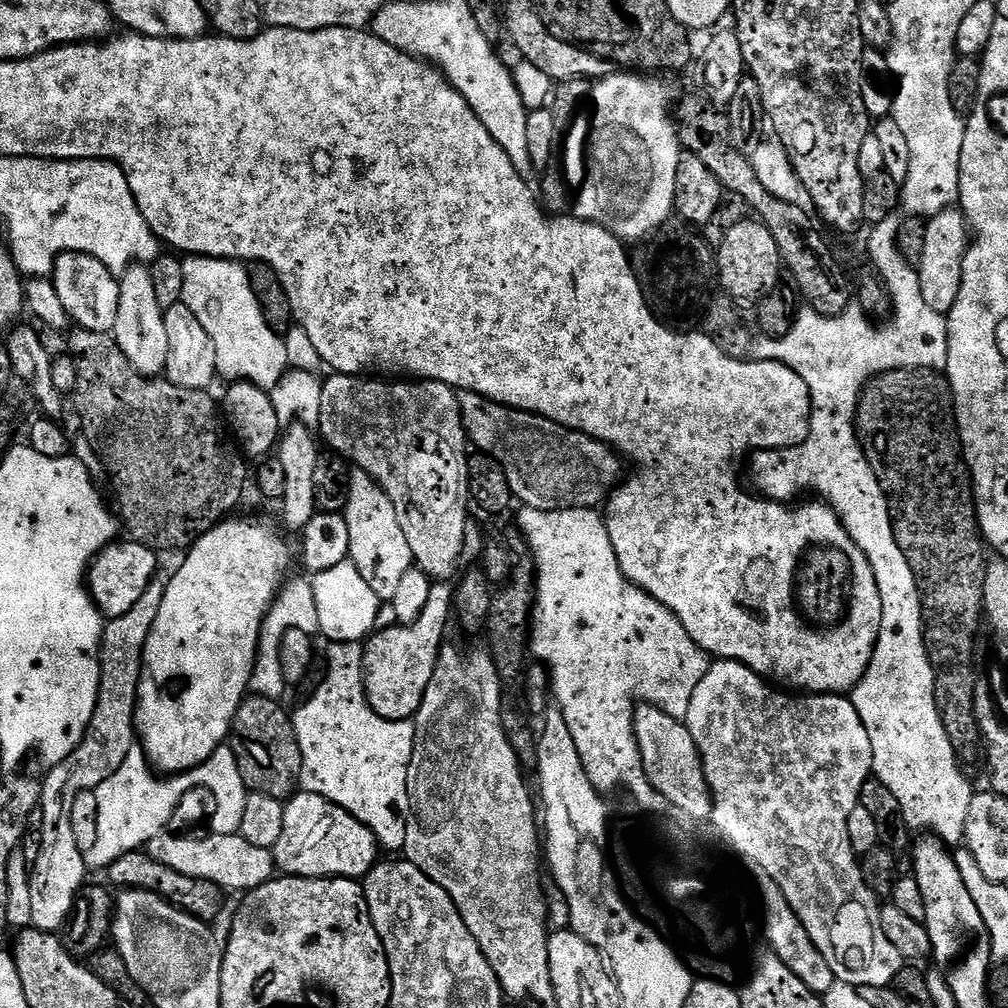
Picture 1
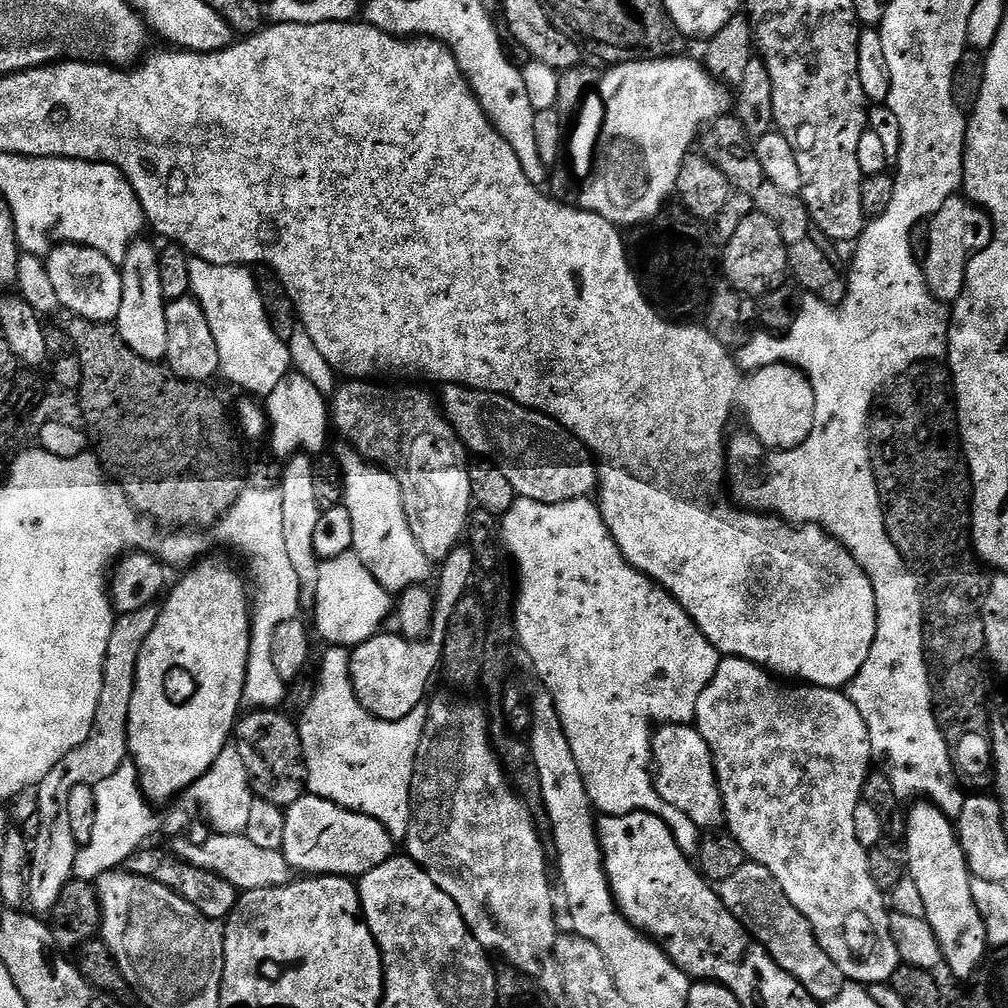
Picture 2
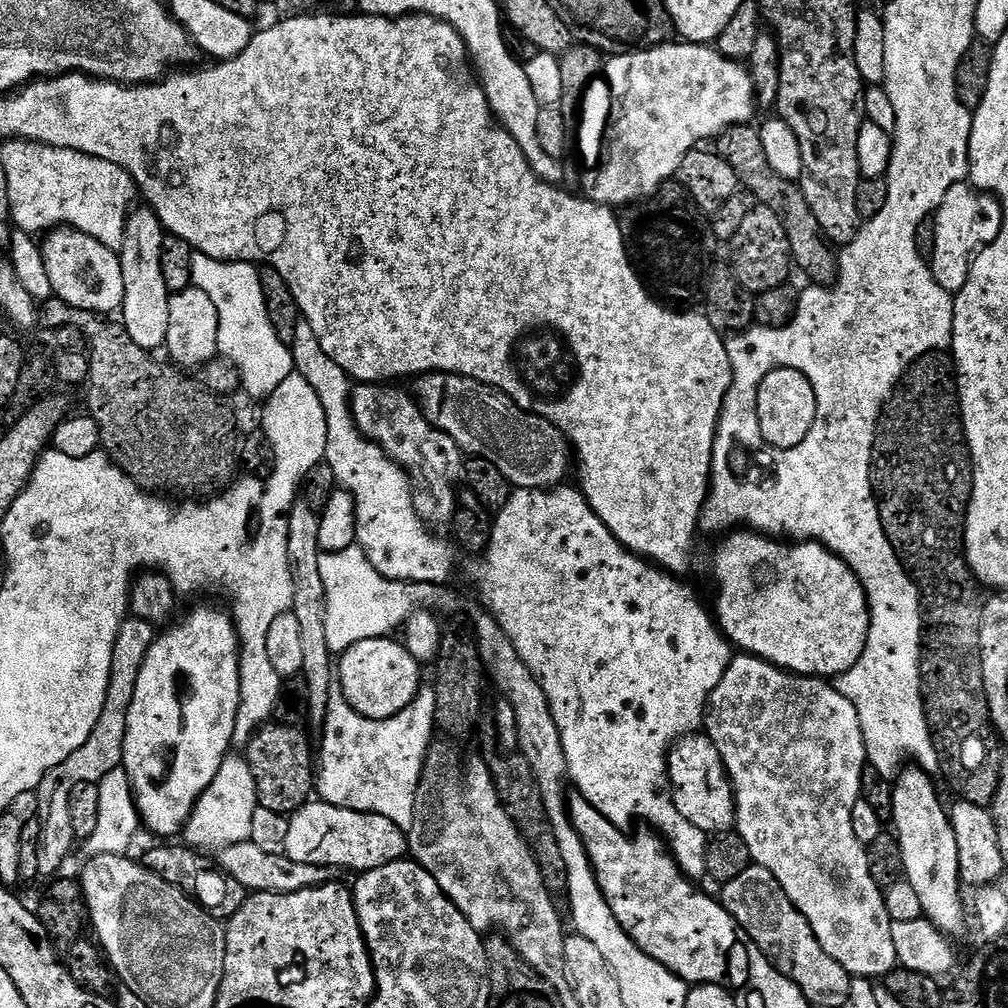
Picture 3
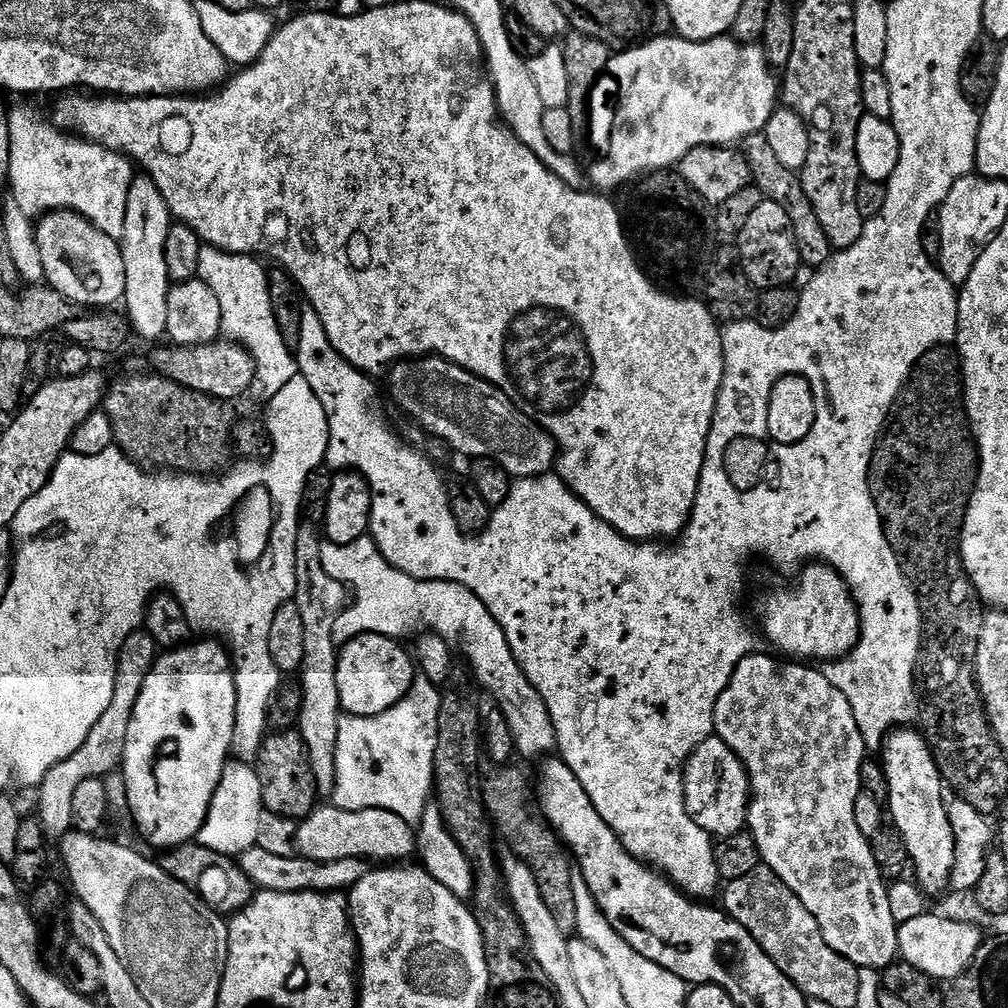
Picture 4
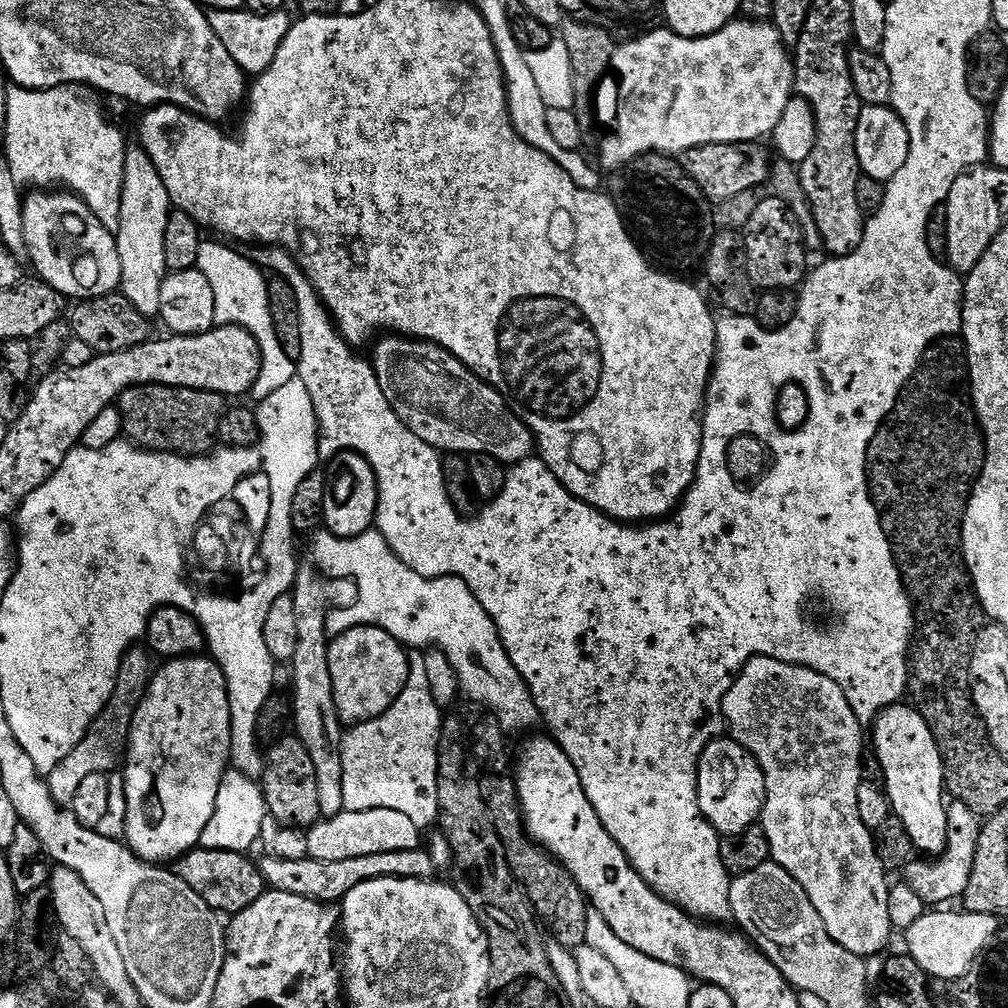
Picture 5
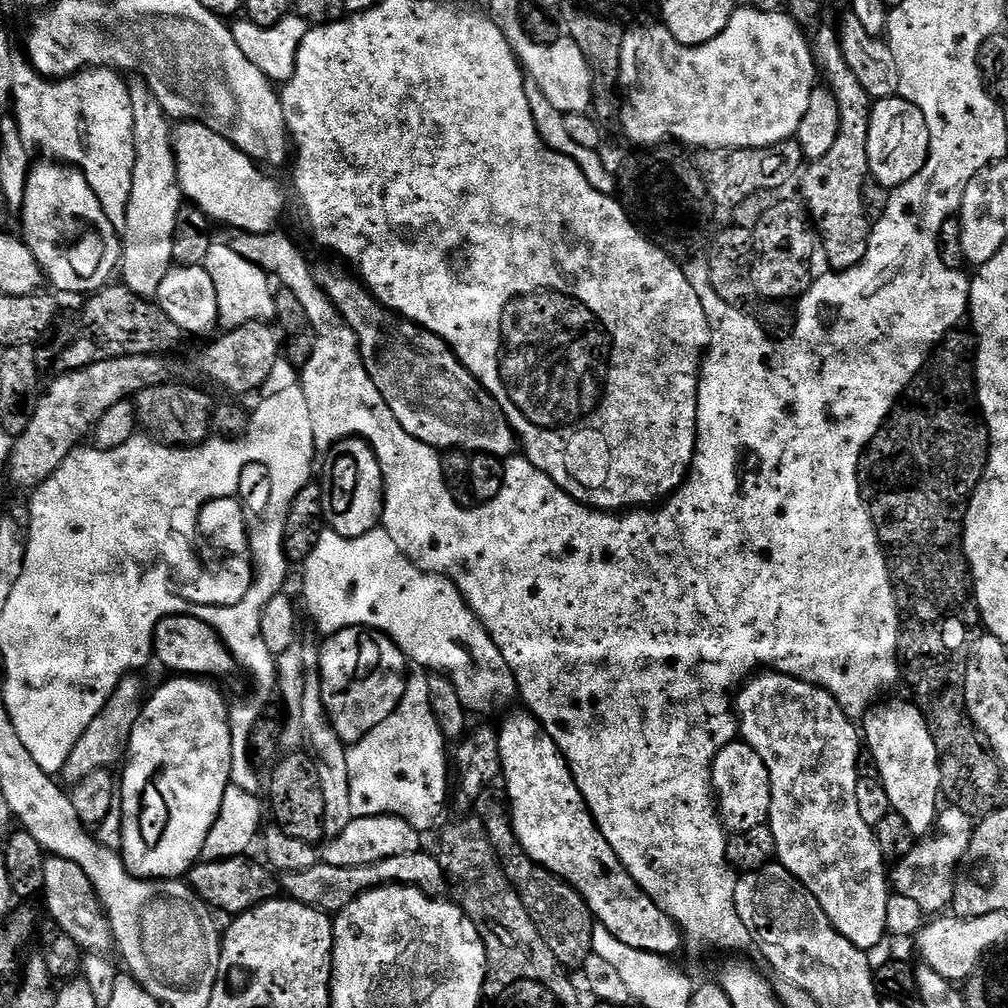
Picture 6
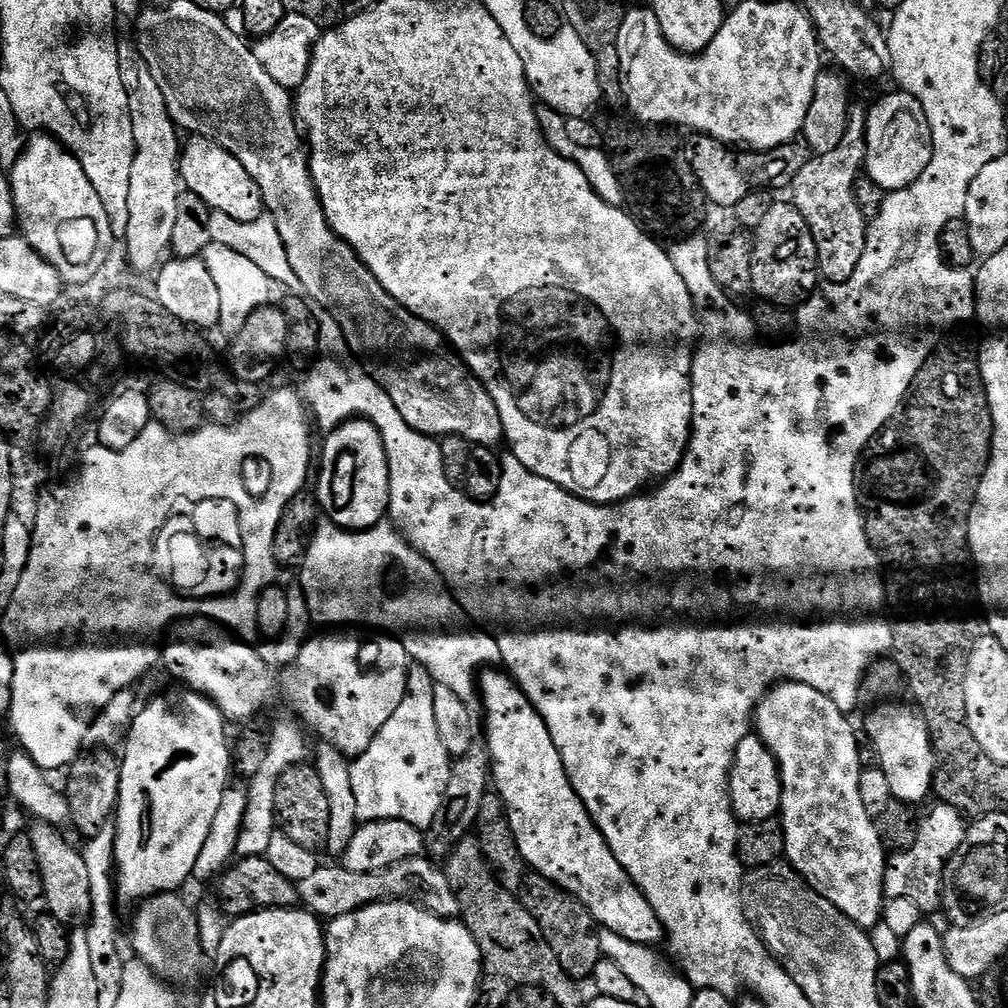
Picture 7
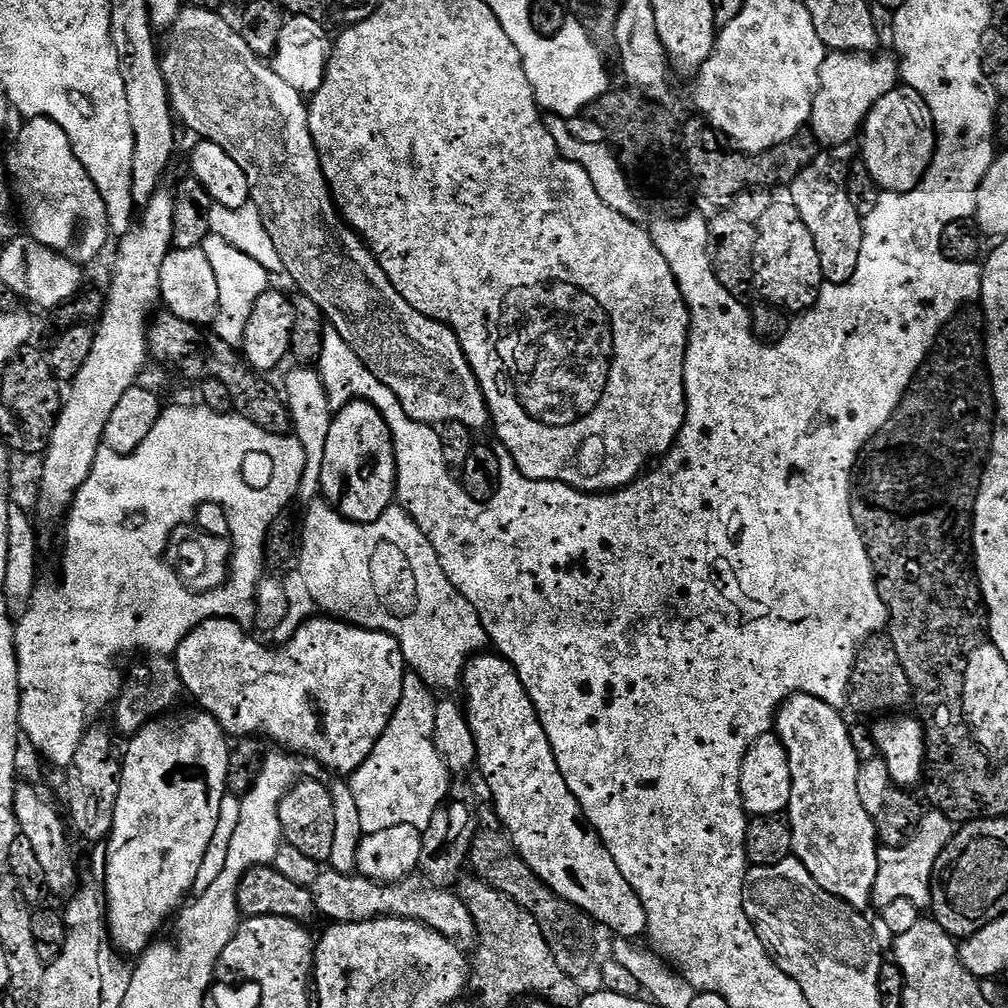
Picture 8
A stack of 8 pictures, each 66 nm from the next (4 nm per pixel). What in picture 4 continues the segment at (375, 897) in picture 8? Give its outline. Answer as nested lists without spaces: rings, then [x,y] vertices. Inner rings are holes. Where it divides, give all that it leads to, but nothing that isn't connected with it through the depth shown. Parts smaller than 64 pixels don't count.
[[[258,847],[242,853],[238,863],[253,886],[266,892],[344,892],[353,888],[370,871],[369,861],[358,858],[342,858],[334,862],[307,860],[299,854],[278,858],[278,854],[269,854]]]

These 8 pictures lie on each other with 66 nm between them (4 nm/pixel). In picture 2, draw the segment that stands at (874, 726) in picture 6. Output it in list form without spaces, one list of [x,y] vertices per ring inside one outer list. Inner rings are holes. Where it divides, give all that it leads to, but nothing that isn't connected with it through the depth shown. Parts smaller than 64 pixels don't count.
[[[913,803],[912,808],[906,812],[906,872],[916,883],[922,893],[922,902],[926,902],[926,919],[934,930],[934,934],[940,943],[941,957],[946,961],[946,968],[953,972],[960,980],[971,981],[979,973],[986,957],[990,952],[988,931],[984,925],[982,914],[971,892],[973,875],[968,870],[968,863],[964,857],[964,851],[960,845],[960,837],[953,821],[945,816],[939,808],[929,804]]]

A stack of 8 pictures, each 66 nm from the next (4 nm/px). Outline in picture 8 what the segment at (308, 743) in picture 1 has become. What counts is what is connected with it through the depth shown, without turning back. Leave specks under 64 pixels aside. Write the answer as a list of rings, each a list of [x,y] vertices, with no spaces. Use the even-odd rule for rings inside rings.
[[[405,671],[402,682],[402,698],[370,758],[362,762],[357,772],[351,773],[350,783],[354,802],[358,805],[358,815],[362,817],[365,836],[378,834],[378,830],[390,830],[390,826],[414,826],[425,829],[434,814],[450,796],[450,773],[444,760],[434,746],[434,710],[437,697],[420,673]]]

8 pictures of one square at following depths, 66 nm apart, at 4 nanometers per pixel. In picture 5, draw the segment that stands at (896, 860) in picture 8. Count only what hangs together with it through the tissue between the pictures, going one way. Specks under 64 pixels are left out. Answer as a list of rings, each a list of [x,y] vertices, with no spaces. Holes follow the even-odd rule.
[[[955,802],[948,804],[948,844],[943,852],[935,858],[916,858],[907,868],[903,869],[902,880],[918,894],[918,898],[924,900],[928,906],[948,906],[951,900],[959,901],[966,890],[966,882],[970,882],[970,870],[974,870],[974,854],[978,854],[978,838],[982,827],[981,817],[976,816],[970,810],[970,806],[957,804]]]

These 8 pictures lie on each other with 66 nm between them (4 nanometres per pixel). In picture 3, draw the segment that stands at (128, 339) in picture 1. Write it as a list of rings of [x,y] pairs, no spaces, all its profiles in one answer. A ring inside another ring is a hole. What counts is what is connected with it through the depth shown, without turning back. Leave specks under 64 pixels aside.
[[[138,208],[128,213],[124,241],[118,249],[124,279],[122,323],[138,346],[149,350],[163,349],[166,345],[166,330],[170,330],[170,293],[166,278],[162,278],[162,242],[166,233],[152,208]]]

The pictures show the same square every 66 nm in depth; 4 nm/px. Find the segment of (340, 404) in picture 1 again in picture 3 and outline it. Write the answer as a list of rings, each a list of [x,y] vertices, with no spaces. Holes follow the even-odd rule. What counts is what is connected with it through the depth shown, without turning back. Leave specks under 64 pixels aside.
[[[357,383],[350,392],[350,403],[352,406],[352,417],[356,423],[356,428],[368,440],[373,440],[394,463],[400,465],[409,477],[417,485],[418,491],[414,496],[416,513],[420,515],[425,524],[435,526],[435,524],[453,523],[456,515],[456,505],[458,503],[458,487],[456,483],[461,483],[462,473],[466,463],[465,453],[460,451],[459,446],[442,430],[438,430],[424,416],[424,411],[417,404],[415,395],[411,391],[403,392],[400,386],[393,386],[391,383],[382,384],[362,384]]]

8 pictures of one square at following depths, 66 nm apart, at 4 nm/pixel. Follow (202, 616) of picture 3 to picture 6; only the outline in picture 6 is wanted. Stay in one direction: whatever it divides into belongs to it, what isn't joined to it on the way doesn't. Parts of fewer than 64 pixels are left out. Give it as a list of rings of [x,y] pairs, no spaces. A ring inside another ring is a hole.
[[[181,676],[168,678],[164,685],[156,693],[149,695],[144,702],[144,709],[140,712],[138,722],[134,726],[134,734],[128,743],[128,755],[124,768],[124,784],[118,788],[118,808],[124,811],[124,817],[120,820],[120,844],[119,851],[124,857],[124,864],[131,876],[137,876],[140,880],[175,880],[187,877],[192,871],[192,865],[201,859],[206,842],[206,834],[214,826],[218,818],[218,810],[222,810],[222,794],[230,787],[230,762],[232,761],[232,739],[230,738],[230,722],[228,713],[230,711],[229,701],[224,701],[224,696],[215,688],[213,681],[199,676]]]

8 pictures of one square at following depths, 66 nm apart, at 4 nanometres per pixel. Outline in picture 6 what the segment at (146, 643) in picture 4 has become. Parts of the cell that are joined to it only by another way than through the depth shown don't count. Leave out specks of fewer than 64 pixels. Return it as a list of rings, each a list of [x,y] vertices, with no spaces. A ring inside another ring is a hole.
[[[136,674],[123,676],[118,686],[114,686],[114,694],[110,694],[106,706],[102,706],[94,722],[86,726],[86,734],[78,738],[74,750],[70,750],[70,758],[66,758],[66,766],[58,774],[65,785],[77,784],[82,778],[86,778],[86,774],[92,774],[94,770],[111,769],[112,764],[119,765],[127,757],[128,743],[134,734],[134,726],[138,722],[140,712],[144,709],[146,699],[144,684],[138,677],[139,675]]]

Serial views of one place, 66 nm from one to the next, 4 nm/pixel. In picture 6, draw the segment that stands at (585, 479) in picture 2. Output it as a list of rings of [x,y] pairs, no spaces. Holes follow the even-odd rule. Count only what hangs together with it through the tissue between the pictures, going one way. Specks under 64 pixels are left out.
[[[335,263],[315,265],[316,282],[356,336],[362,362],[374,386],[378,386],[378,394],[386,398],[386,406],[390,406],[390,410],[394,410],[394,418],[402,422],[402,430],[418,438],[418,442],[426,442],[437,450],[463,450],[469,454],[485,452],[501,458],[513,455],[518,448],[518,437],[506,414],[493,396],[477,382],[474,374],[470,374],[470,370],[466,370],[464,363],[452,353],[447,342],[395,312],[389,312],[343,263]]]

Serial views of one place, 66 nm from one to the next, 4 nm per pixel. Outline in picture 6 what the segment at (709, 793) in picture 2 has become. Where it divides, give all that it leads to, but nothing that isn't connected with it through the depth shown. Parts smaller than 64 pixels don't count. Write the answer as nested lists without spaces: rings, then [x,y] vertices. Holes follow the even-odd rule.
[[[737,738],[714,758],[712,763],[712,791],[720,820],[729,833],[754,830],[754,826],[768,823],[770,810],[770,774],[766,762],[750,745]]]

